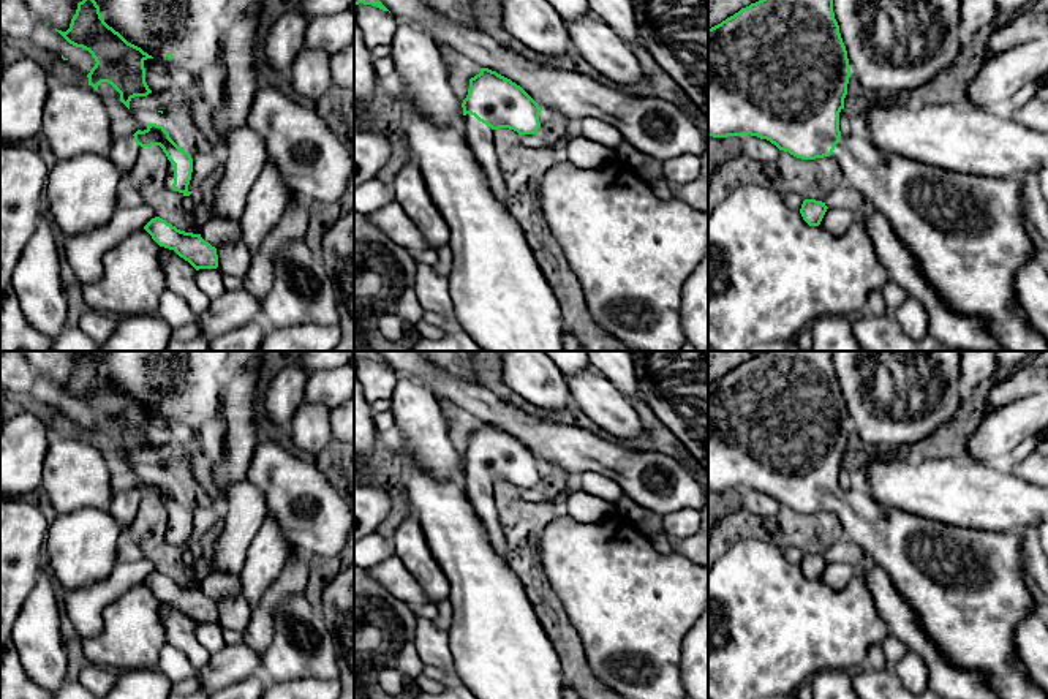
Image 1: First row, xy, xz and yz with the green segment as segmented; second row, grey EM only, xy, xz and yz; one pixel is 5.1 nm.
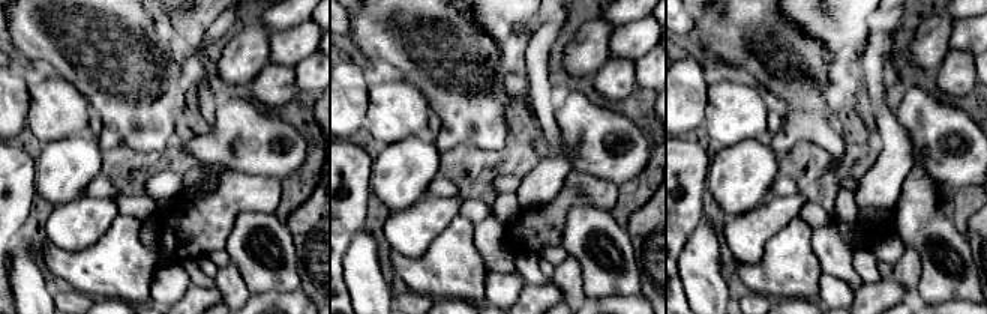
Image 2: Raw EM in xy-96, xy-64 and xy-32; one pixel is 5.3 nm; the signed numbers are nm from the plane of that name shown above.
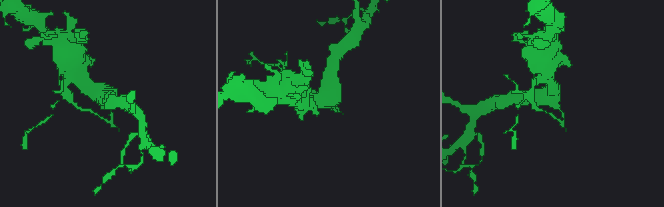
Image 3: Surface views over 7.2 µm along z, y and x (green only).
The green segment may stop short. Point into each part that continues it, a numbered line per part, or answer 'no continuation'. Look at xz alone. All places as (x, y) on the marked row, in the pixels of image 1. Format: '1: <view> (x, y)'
1: xz (481, 138)

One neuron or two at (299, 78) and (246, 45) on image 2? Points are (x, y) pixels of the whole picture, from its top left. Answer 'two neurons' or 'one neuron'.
one neuron

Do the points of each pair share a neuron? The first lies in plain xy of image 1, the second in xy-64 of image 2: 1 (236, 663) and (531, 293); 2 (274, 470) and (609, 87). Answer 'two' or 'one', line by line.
1: one
2: two

